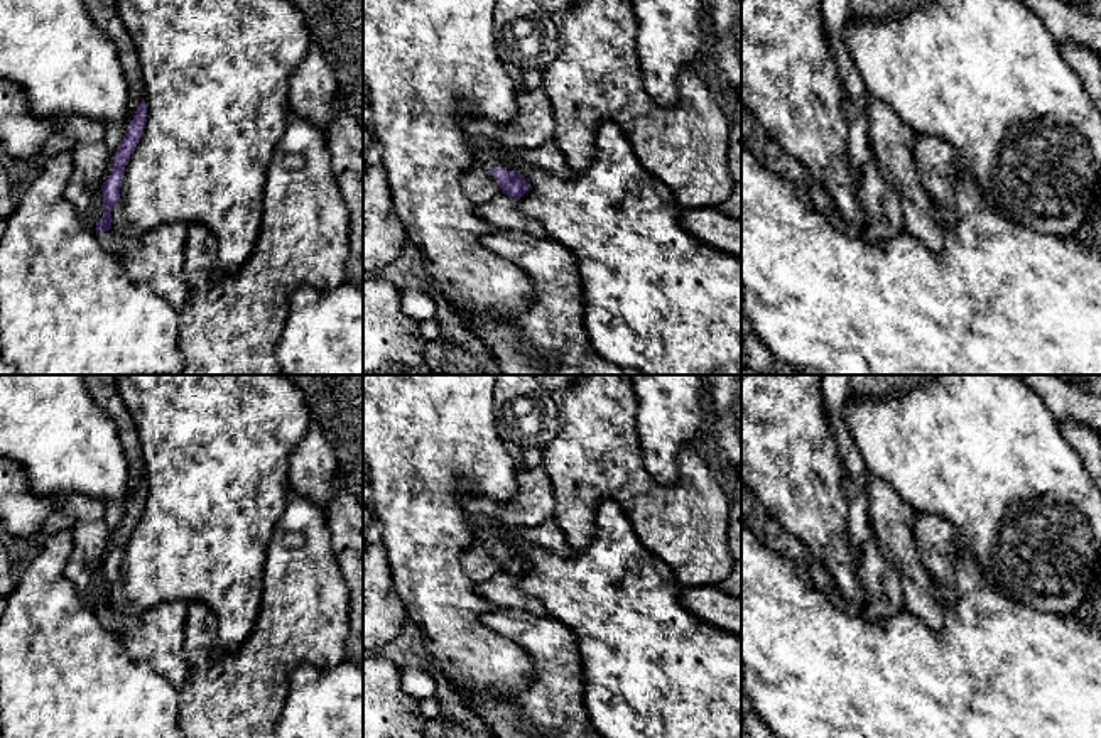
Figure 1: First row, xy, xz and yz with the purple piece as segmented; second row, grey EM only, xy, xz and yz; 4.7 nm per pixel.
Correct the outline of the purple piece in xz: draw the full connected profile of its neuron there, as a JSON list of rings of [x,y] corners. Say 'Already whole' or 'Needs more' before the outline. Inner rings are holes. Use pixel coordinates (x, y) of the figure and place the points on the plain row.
Needs more. [[[554,518],[534,529],[476,527],[475,537],[491,551],[502,571],[513,578],[520,578],[529,569],[527,559],[518,551],[520,542],[532,542],[559,557],[574,554]]]

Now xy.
Needs more. [[[142,476],[133,498],[113,535],[113,549],[103,561],[103,594],[96,601],[98,621],[117,633],[130,657],[150,670],[165,676],[176,689],[186,682],[184,659],[186,601],[167,601],[142,615],[122,613],[111,608],[111,589],[120,578],[125,544],[142,517],[147,500],[147,483]]]

